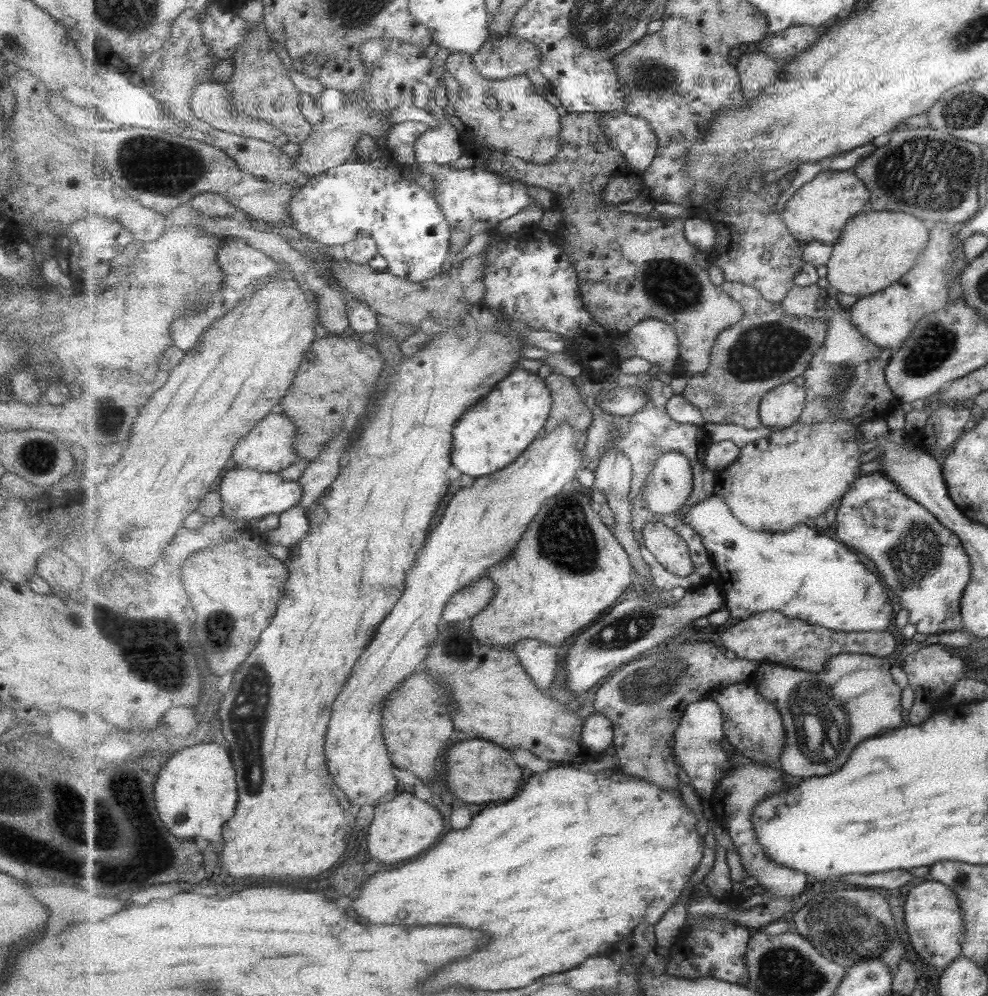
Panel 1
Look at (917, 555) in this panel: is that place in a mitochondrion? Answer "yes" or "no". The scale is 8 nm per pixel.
yes

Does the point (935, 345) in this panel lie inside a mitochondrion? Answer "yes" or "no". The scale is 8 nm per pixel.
yes

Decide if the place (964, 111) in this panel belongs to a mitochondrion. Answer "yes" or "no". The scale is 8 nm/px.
yes

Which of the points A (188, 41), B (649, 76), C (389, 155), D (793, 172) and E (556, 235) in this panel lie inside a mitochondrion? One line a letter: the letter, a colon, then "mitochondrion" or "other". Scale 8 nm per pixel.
A: other
B: mitochondrion
C: other
D: other
E: other

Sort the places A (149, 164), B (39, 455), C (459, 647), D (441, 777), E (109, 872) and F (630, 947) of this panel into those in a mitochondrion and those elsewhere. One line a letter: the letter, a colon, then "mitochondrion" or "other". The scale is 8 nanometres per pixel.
A: mitochondrion
B: mitochondrion
C: mitochondrion
D: other
E: other
F: other

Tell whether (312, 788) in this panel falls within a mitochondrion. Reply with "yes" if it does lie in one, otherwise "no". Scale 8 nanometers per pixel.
no

